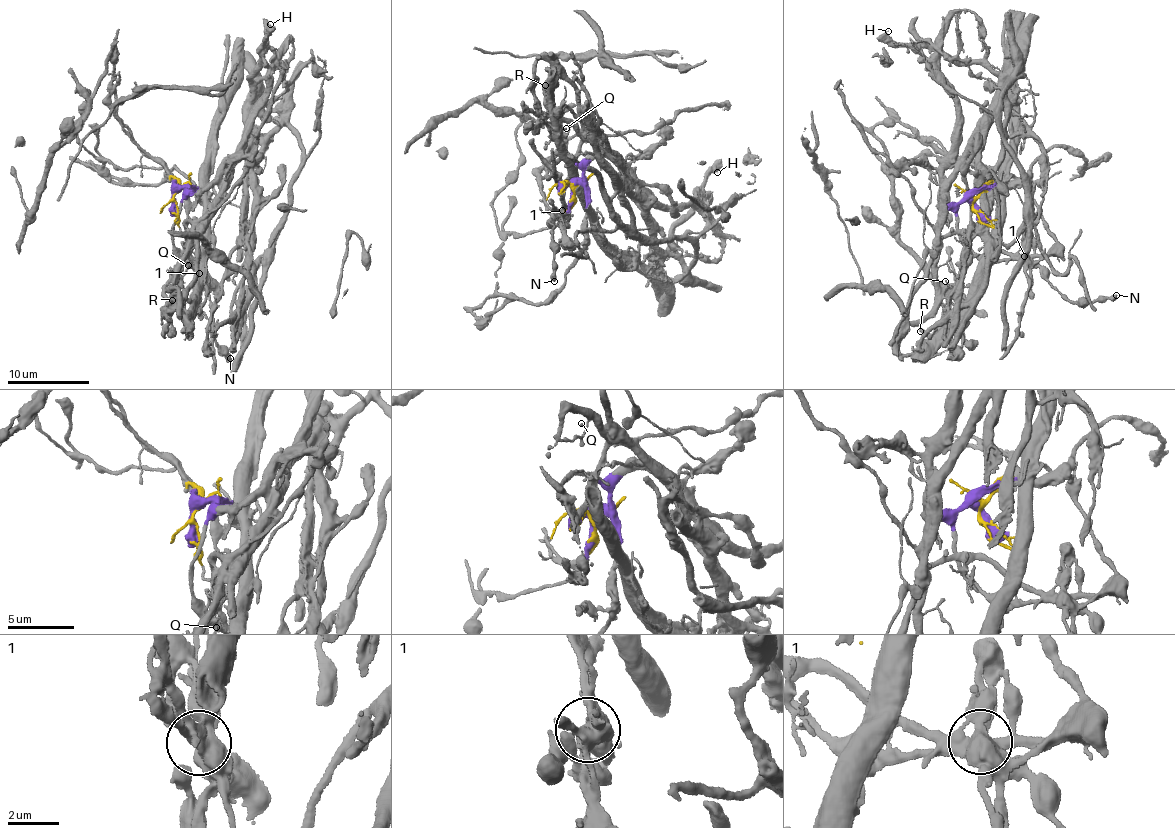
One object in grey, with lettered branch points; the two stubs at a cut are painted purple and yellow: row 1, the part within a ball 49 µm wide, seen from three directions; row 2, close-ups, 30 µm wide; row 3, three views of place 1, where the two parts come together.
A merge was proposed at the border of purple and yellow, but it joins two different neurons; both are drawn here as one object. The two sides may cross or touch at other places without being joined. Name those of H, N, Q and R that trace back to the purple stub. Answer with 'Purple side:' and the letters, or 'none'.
Purple side: H, R

